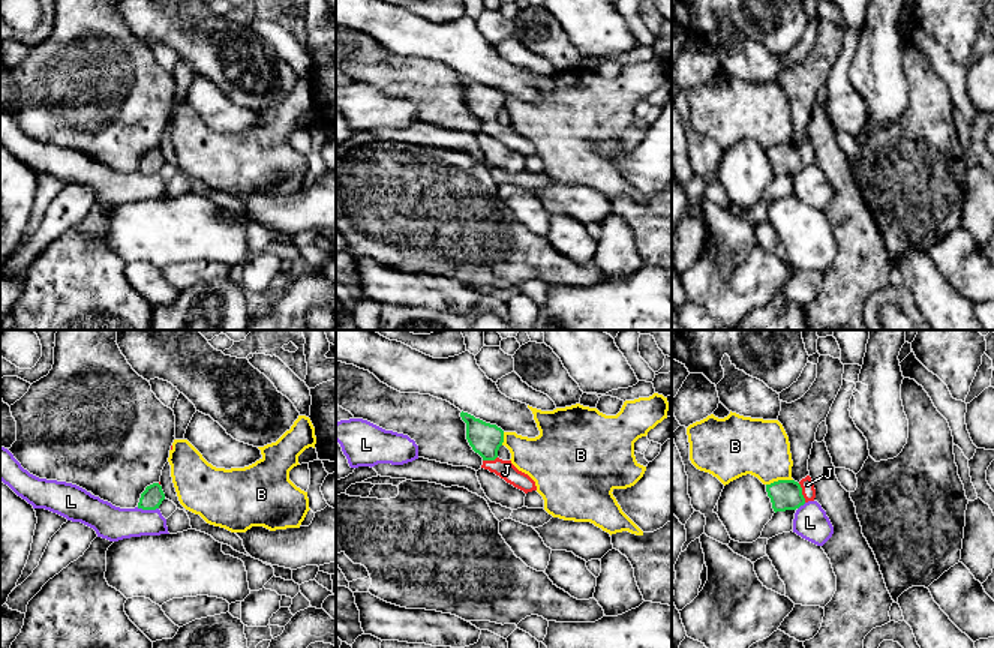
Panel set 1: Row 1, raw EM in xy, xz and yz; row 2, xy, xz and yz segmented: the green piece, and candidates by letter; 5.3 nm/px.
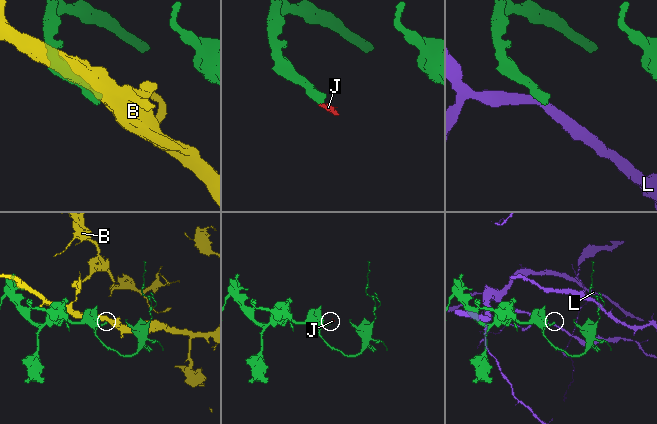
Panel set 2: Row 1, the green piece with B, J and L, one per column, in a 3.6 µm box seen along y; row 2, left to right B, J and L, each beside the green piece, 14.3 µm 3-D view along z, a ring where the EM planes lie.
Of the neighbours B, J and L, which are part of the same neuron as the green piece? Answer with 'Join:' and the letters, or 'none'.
Join: J

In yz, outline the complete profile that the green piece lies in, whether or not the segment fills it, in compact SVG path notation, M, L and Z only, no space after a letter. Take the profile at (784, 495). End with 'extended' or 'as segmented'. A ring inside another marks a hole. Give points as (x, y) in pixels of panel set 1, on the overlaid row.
M810 476L799 483L795 480L778 480L766 484L774 512L796 510L808 501L814 501L816 489Z; extended

